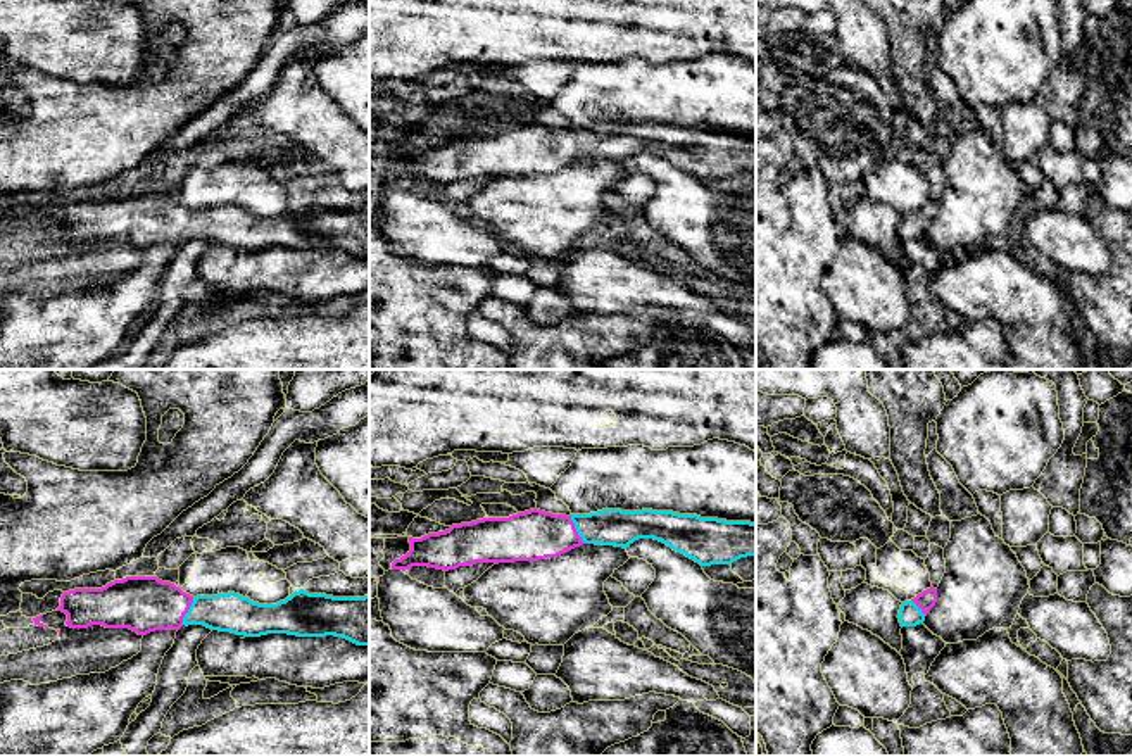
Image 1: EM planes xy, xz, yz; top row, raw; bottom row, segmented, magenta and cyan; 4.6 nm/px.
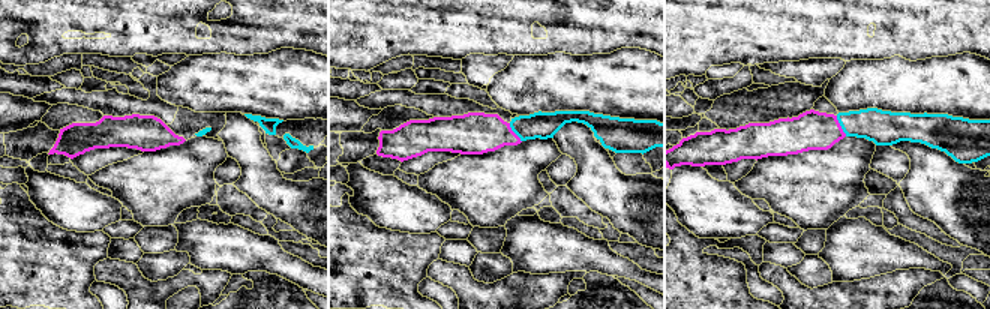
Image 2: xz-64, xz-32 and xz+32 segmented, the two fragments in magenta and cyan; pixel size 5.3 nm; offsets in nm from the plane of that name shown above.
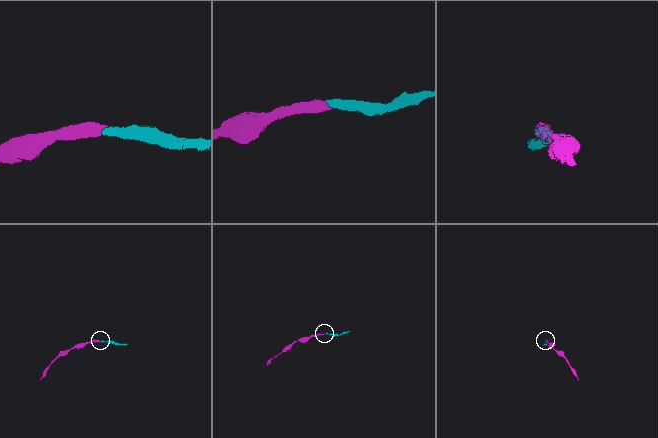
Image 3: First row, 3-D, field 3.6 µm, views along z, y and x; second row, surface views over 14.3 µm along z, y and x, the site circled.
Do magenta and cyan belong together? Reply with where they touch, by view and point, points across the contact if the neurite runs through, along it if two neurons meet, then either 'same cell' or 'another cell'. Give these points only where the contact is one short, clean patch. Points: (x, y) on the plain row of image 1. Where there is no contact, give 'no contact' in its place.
contact xy (187, 225); way xy (144, 218), (187, 225), (230, 225); same cell

